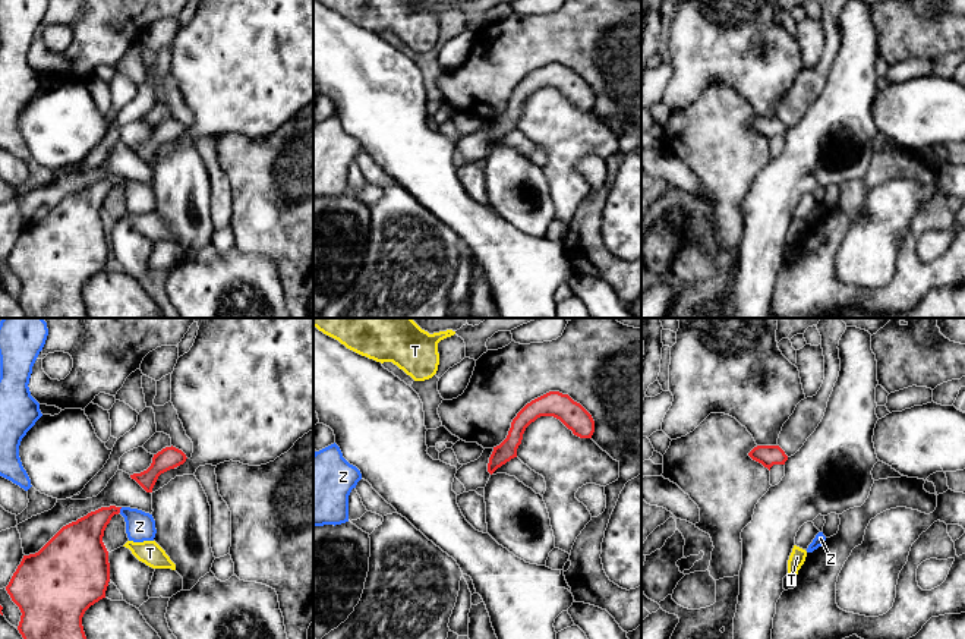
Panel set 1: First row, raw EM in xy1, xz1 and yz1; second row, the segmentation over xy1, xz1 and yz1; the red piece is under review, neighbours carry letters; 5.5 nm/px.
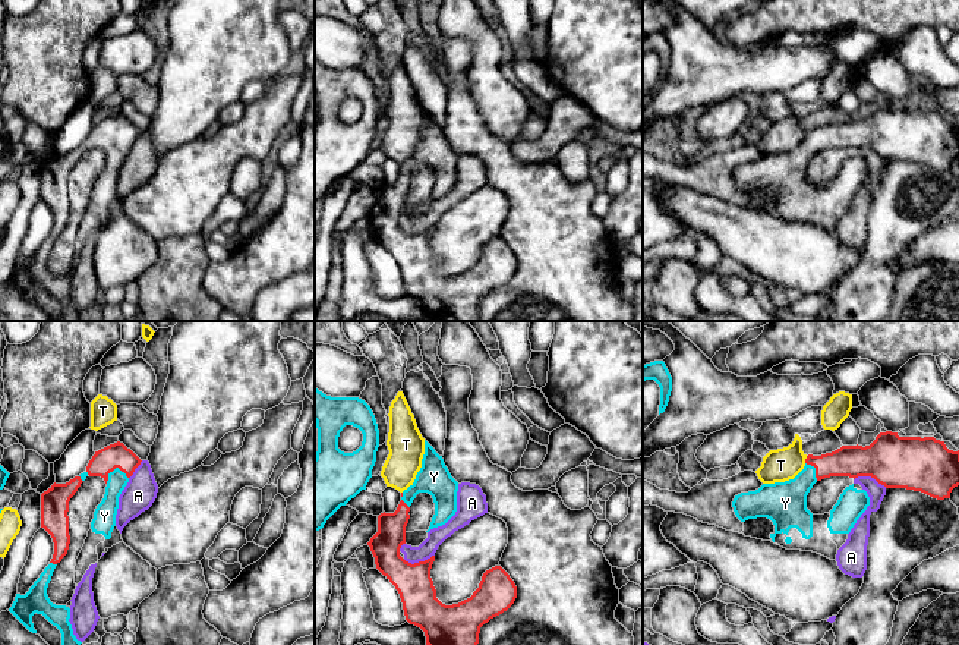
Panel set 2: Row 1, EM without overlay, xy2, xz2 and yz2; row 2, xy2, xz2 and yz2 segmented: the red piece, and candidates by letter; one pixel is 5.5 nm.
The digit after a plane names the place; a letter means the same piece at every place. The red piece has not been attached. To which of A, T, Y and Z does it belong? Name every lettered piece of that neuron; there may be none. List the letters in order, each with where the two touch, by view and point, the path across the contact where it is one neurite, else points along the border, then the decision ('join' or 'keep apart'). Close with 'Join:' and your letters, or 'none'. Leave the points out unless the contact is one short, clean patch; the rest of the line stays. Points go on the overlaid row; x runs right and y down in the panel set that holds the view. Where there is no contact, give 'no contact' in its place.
A: contact yz2 (870, 475); keep apart
T: contact yz2 (805, 459); keep apart
Y: contact xy2 (114, 468); join
Z: contact xy1 (119, 510); border xy1 (122, 507), (119, 512); keep apart
Join: Y

